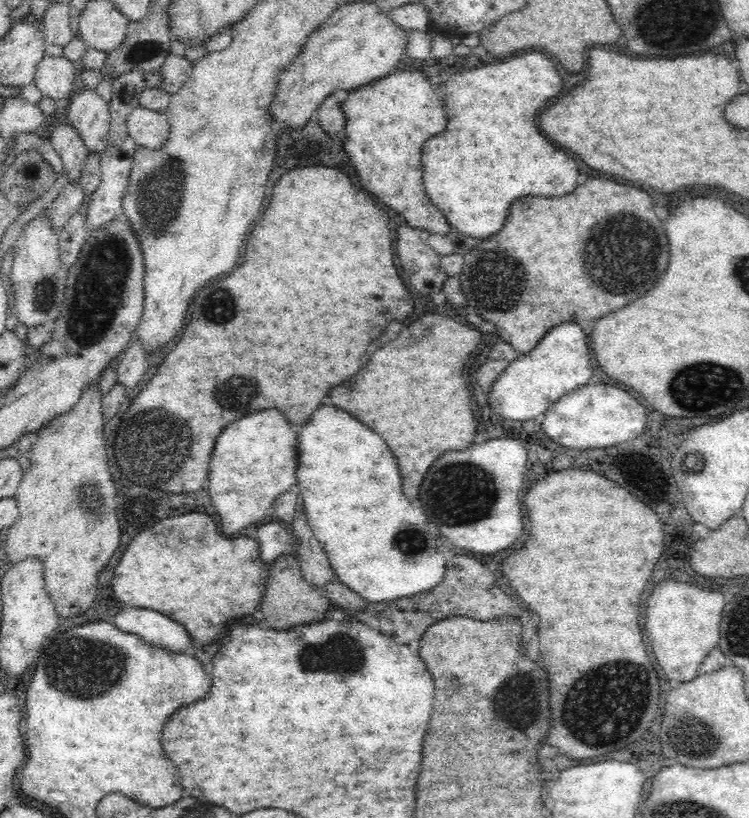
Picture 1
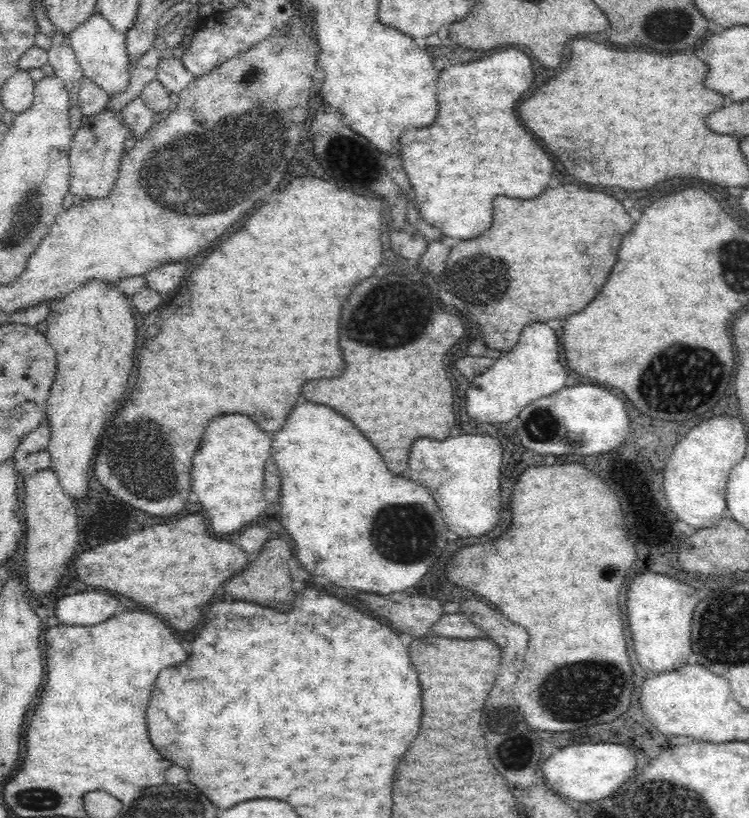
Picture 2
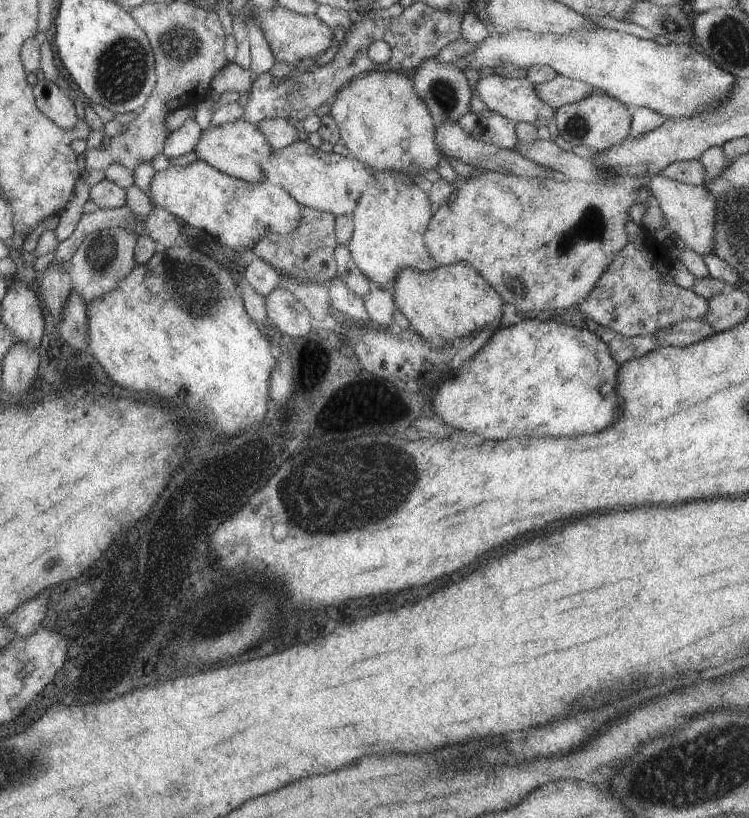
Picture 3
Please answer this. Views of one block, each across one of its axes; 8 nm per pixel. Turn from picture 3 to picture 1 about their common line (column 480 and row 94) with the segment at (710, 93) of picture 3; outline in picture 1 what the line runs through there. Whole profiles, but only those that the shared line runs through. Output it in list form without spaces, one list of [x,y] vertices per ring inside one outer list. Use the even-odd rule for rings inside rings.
[[[44,55],[34,75],[34,84],[42,97],[47,96],[54,101],[70,94],[74,82],[74,66],[65,56],[52,57]]]

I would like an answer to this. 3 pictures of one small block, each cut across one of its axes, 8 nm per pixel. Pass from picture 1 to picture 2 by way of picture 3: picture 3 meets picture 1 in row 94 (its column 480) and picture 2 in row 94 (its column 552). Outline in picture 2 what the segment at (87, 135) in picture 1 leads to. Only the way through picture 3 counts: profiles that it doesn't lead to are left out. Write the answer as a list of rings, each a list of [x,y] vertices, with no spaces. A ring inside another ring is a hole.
[[[95,10],[86,18],[86,22],[70,32],[68,41],[79,58],[83,76],[105,90],[109,98],[128,88],[129,59],[126,54],[125,35],[114,30],[102,14]]]

